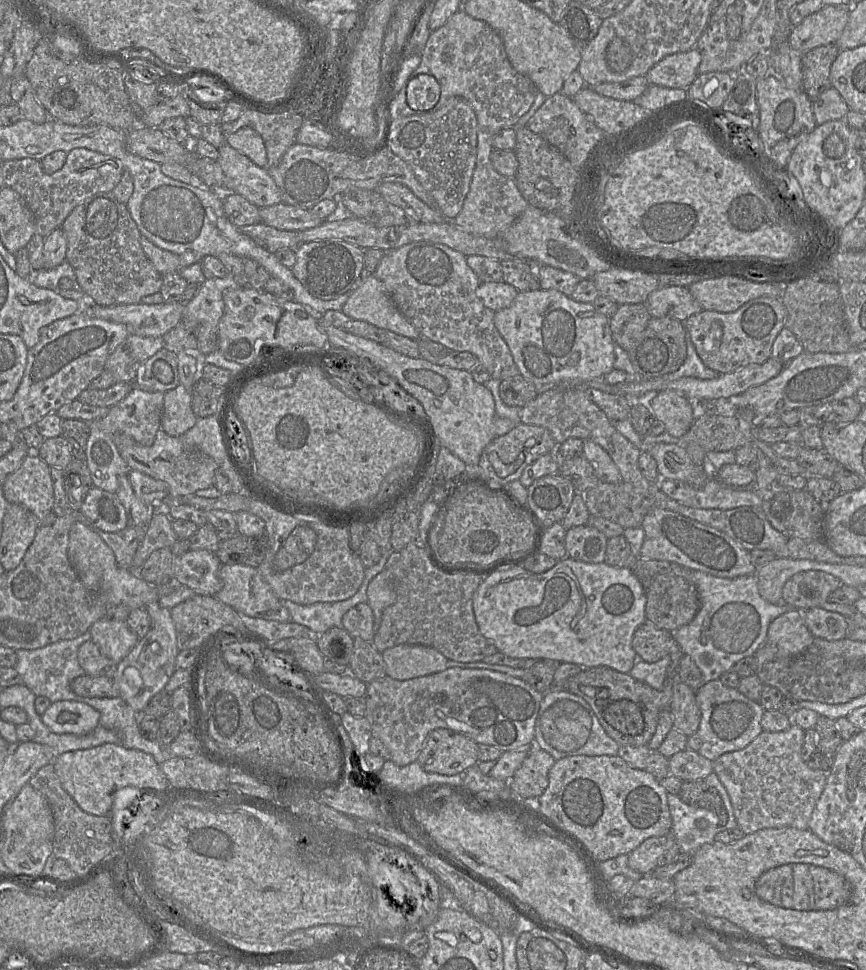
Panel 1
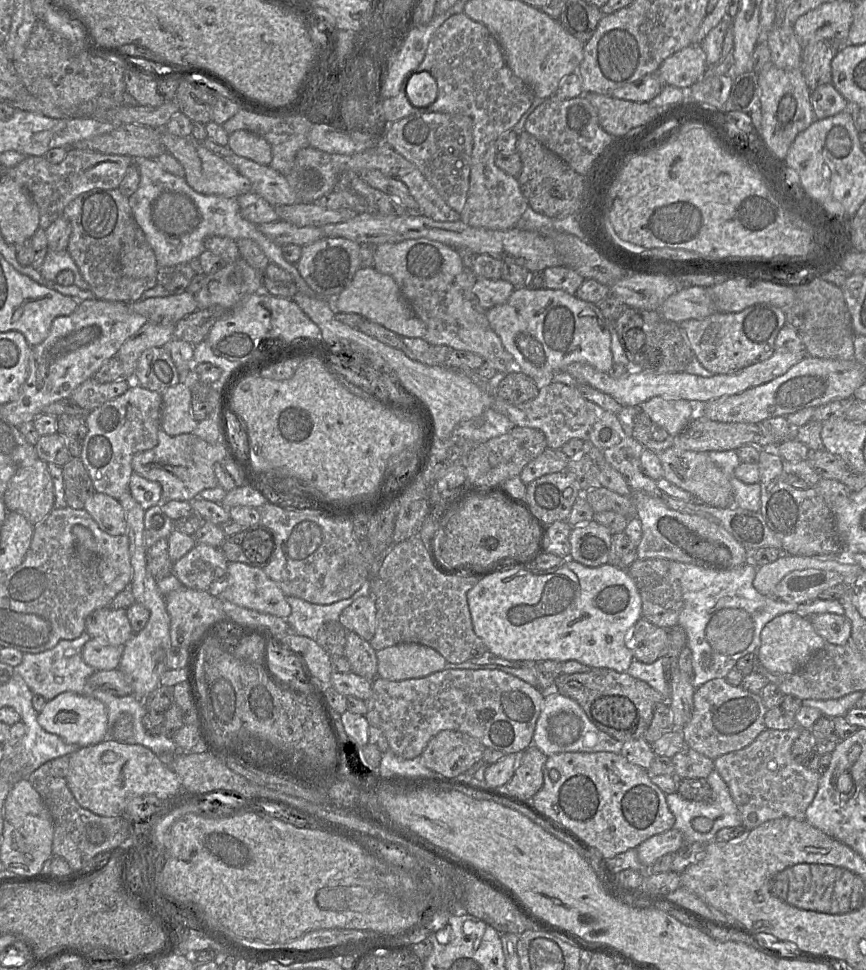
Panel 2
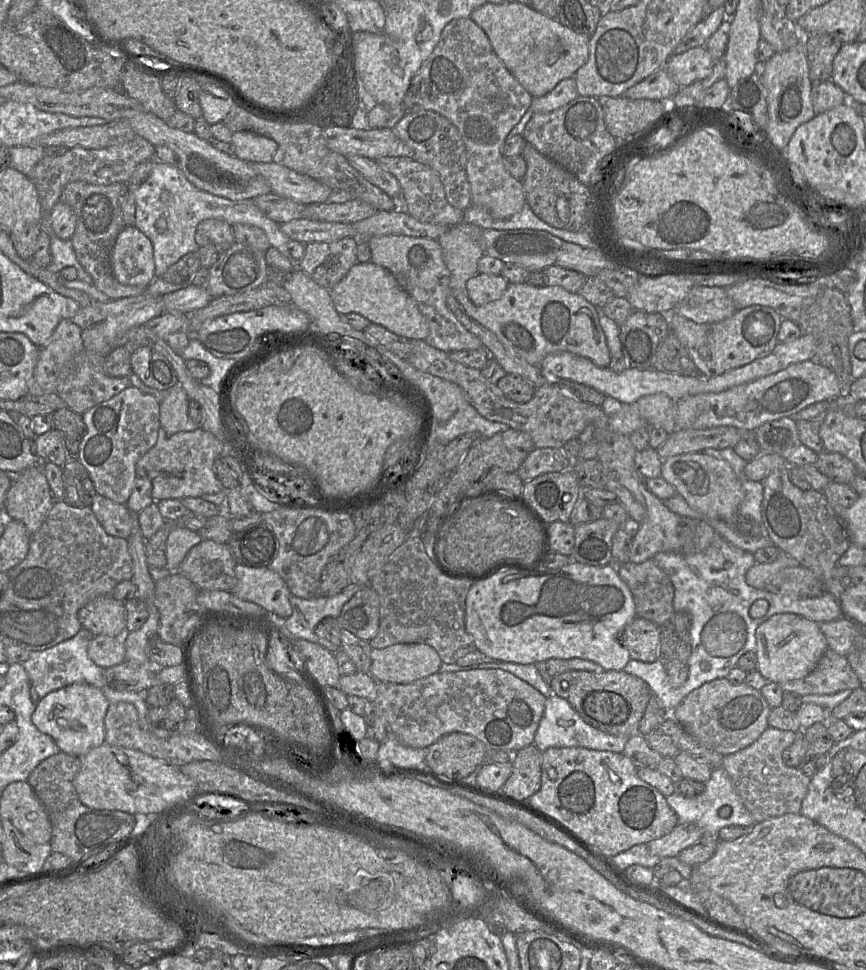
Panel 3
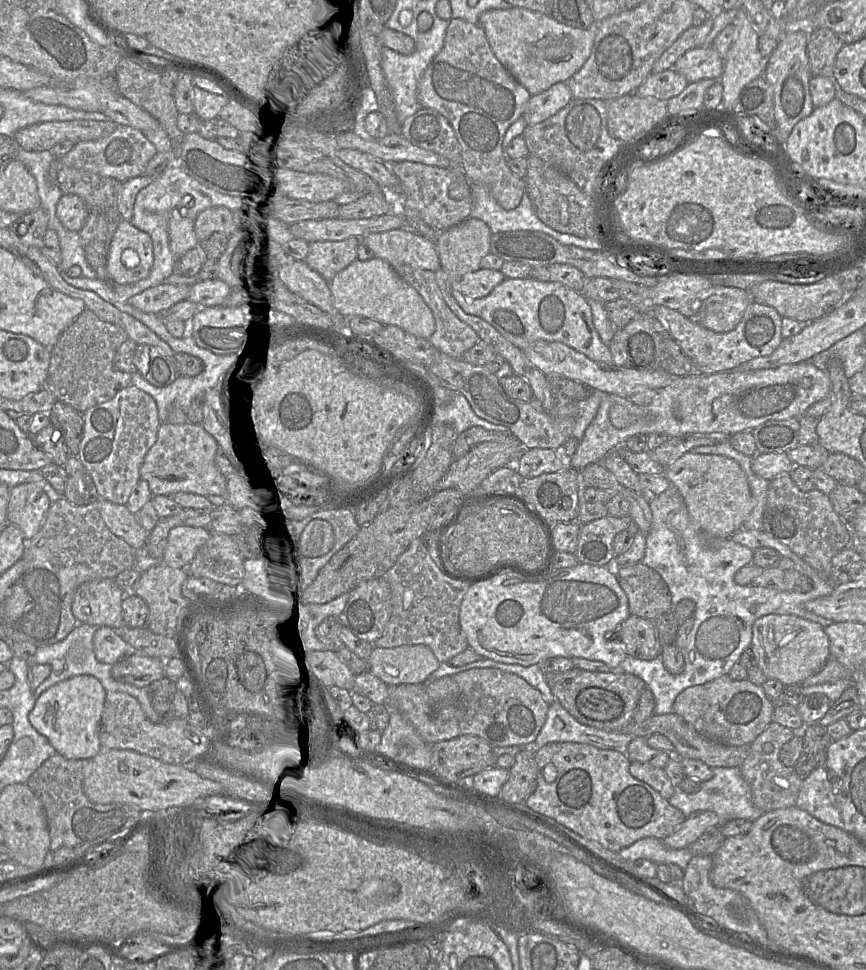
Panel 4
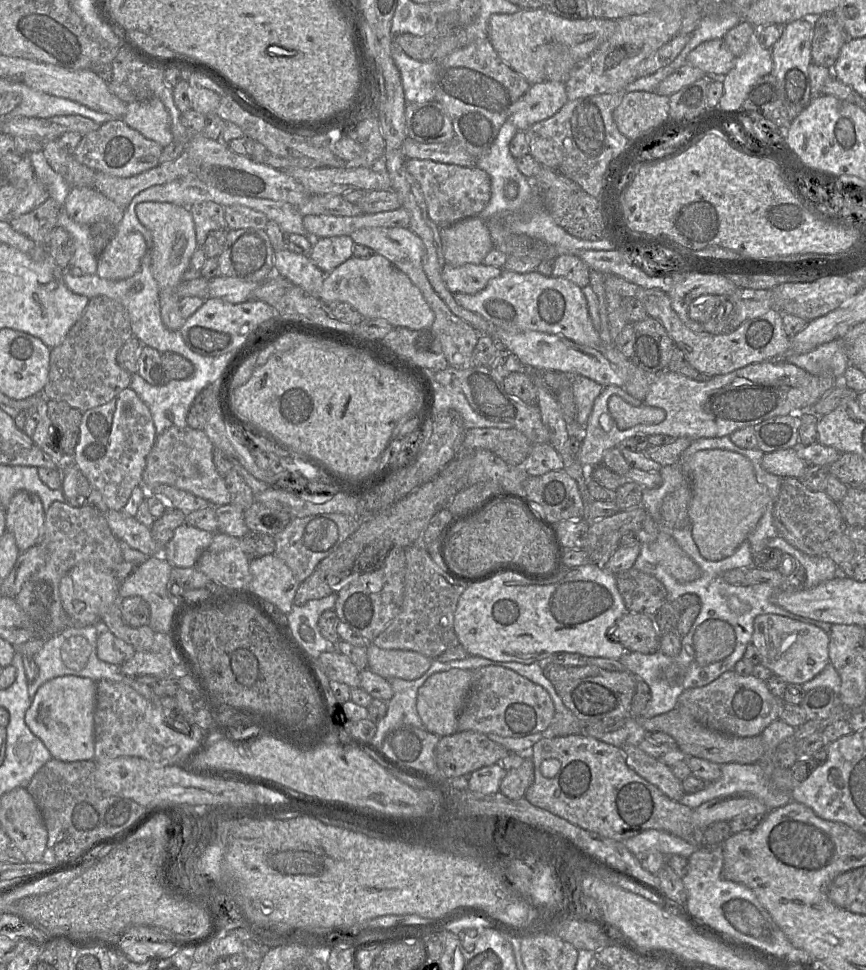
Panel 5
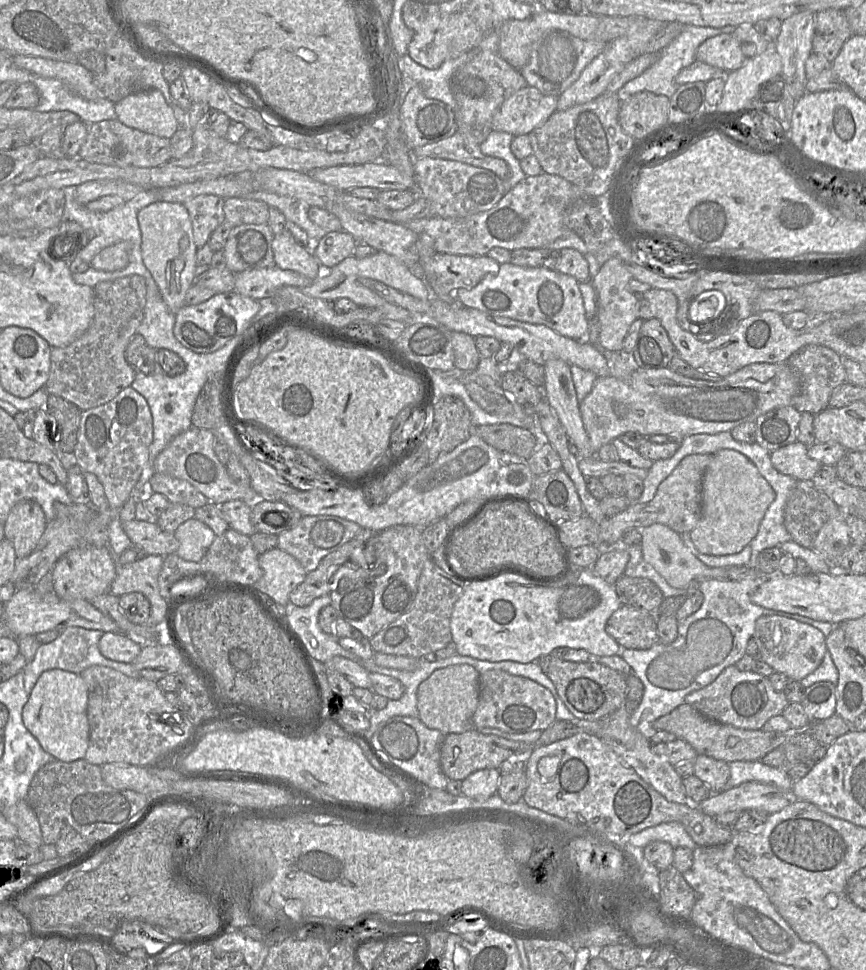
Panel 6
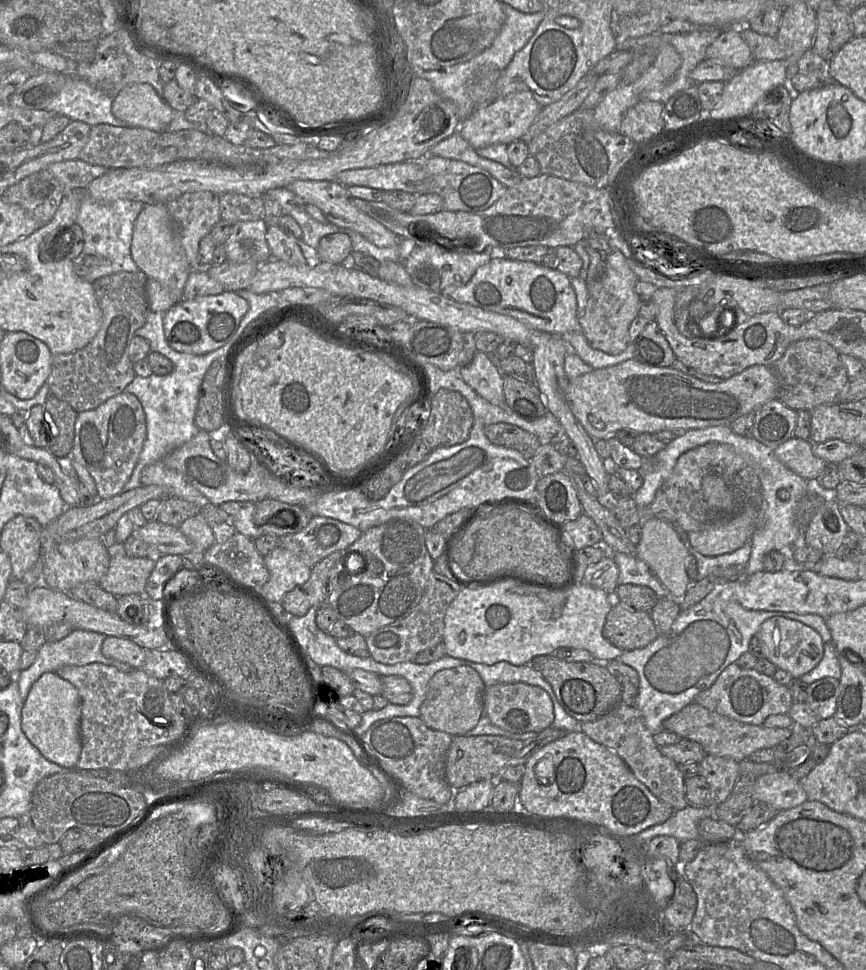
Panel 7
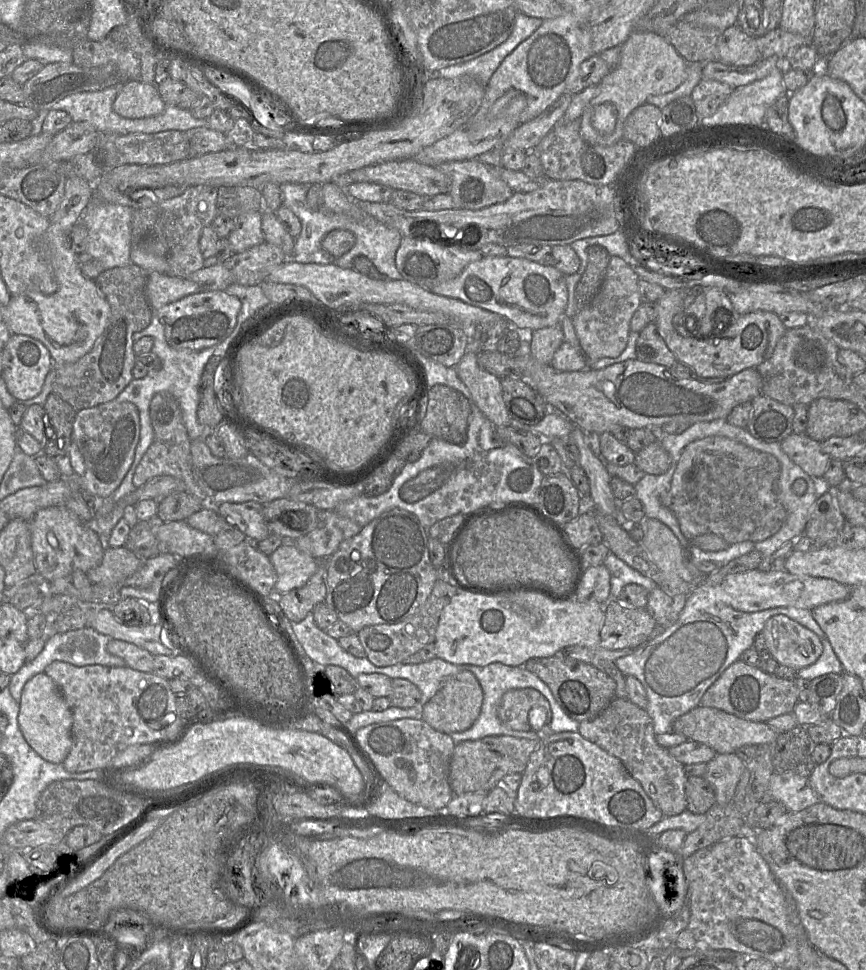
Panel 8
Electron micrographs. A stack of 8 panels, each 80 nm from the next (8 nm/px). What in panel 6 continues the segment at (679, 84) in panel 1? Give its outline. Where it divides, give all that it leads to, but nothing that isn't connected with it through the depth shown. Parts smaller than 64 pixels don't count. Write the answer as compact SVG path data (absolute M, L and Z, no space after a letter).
M720 34L704 41L697 49L696 59L725 73L742 67L747 57L732 34Z

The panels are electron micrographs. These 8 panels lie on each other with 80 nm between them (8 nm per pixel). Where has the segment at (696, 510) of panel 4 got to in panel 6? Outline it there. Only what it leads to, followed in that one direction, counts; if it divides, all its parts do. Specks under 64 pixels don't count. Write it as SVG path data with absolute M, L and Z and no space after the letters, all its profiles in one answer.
M721 449L711 456L702 477L701 517L689 532L695 548L704 555L737 554L756 536L760 522L775 493L755 465L743 454Z

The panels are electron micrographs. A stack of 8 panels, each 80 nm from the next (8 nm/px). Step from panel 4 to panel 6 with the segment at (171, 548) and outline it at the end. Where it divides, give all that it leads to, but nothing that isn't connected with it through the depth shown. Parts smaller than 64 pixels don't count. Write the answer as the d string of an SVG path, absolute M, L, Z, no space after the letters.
M194 517L179 525L174 536L179 542L176 554L186 561L198 563L216 537L206 524Z

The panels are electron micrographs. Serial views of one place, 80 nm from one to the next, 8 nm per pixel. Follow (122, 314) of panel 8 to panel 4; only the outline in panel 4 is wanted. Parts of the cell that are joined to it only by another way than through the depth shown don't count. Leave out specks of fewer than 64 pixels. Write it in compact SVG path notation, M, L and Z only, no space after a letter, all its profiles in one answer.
M85 308L50 348L50 364L43 388L51 392L58 401L81 413L109 401L121 389L131 385L132 374L119 371L113 366L117 350L127 339L123 329L101 320Z

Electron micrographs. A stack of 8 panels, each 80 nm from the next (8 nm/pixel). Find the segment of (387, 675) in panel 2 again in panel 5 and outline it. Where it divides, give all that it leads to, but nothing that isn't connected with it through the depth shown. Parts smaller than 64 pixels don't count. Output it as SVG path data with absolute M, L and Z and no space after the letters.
M368 643L368 669L385 679L411 681L423 676L433 659L412 650L381 649Z

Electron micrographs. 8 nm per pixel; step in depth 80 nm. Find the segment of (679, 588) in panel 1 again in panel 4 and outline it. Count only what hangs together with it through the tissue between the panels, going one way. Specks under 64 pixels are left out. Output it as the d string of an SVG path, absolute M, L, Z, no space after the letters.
M637 563L615 571L627 596L630 615L655 620L672 609L668 586L655 570Z

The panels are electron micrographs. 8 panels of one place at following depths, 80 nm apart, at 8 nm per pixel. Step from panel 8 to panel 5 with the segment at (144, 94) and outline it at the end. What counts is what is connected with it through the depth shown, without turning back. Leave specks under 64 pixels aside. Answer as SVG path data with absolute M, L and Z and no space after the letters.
M158 98L127 103L126 113L122 120L163 148L173 141L170 115Z

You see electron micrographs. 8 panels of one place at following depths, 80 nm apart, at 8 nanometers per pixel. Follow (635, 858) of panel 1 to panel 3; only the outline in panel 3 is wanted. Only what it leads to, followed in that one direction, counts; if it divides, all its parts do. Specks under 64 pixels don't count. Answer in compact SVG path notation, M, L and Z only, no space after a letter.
M678 824L670 833L647 843L651 854L660 858L676 857L697 842L704 832L695 824Z

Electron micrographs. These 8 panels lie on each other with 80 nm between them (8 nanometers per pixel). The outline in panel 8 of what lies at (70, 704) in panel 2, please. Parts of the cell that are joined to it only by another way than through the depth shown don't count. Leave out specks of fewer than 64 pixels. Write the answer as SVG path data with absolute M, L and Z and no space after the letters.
M45 673L28 680L22 690L18 724L26 742L44 760L62 764L72 747L73 714L54 681Z

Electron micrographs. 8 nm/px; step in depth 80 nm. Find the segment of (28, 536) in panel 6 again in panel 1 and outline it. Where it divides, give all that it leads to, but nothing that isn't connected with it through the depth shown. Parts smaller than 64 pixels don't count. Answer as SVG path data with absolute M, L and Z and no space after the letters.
M30 452L20 467L6 477L2 489L9 504L24 506L38 520L52 511L54 489L50 467L34 452Z

